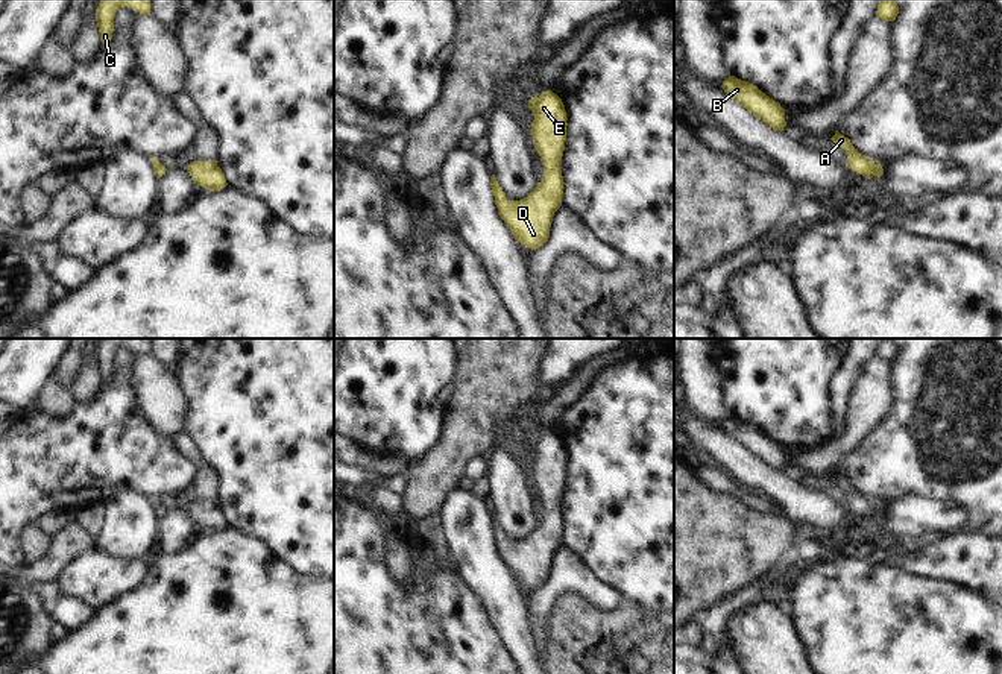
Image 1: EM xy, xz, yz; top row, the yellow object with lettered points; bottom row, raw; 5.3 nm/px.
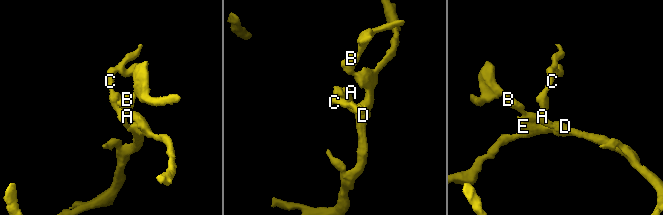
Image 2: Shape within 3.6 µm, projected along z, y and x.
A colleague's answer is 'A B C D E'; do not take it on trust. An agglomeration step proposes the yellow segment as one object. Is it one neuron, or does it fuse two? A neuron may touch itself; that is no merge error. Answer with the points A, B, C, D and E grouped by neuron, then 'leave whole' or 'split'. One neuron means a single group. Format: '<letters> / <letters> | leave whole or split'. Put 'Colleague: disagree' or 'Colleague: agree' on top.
Colleague: agree
A B C D E | leave whole

